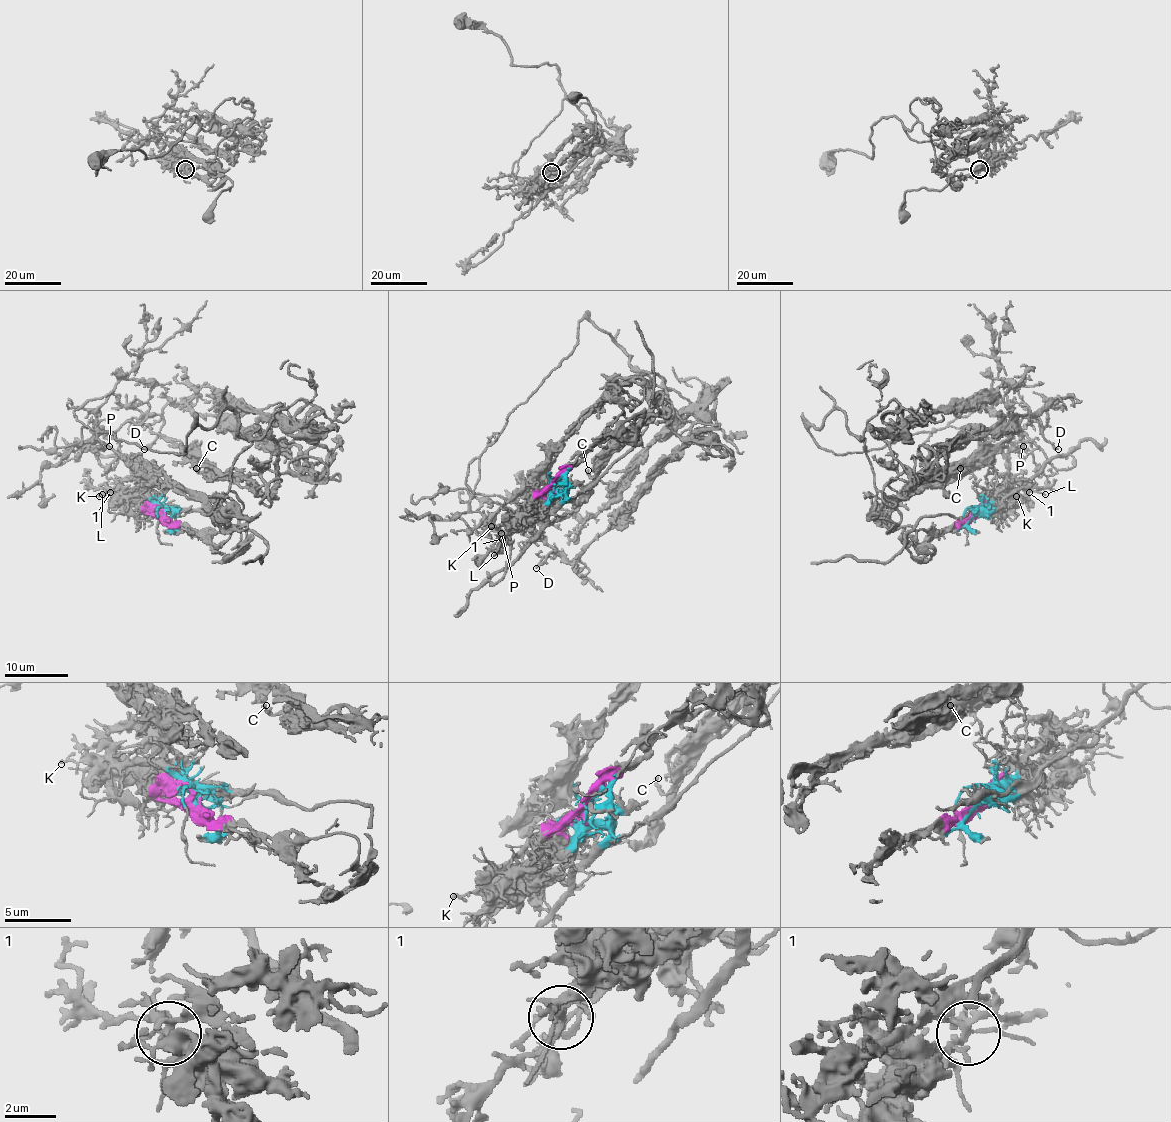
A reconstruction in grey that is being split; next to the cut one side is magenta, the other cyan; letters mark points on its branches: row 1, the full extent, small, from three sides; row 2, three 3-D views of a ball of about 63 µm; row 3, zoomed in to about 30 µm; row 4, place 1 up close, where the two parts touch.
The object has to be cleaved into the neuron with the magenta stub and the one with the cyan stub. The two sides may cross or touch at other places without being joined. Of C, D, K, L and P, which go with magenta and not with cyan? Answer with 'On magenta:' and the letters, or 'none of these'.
On magenta: C, D, P

